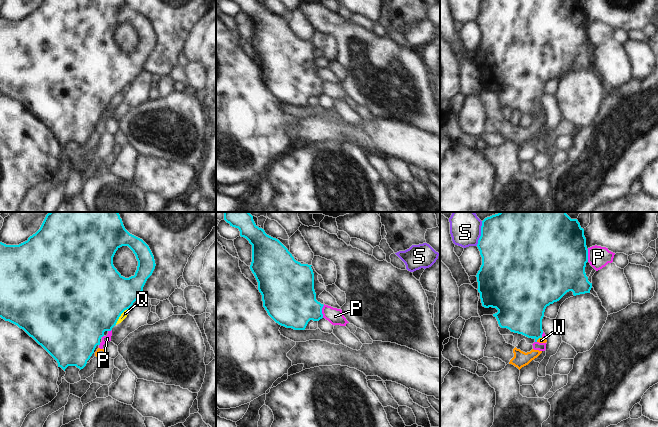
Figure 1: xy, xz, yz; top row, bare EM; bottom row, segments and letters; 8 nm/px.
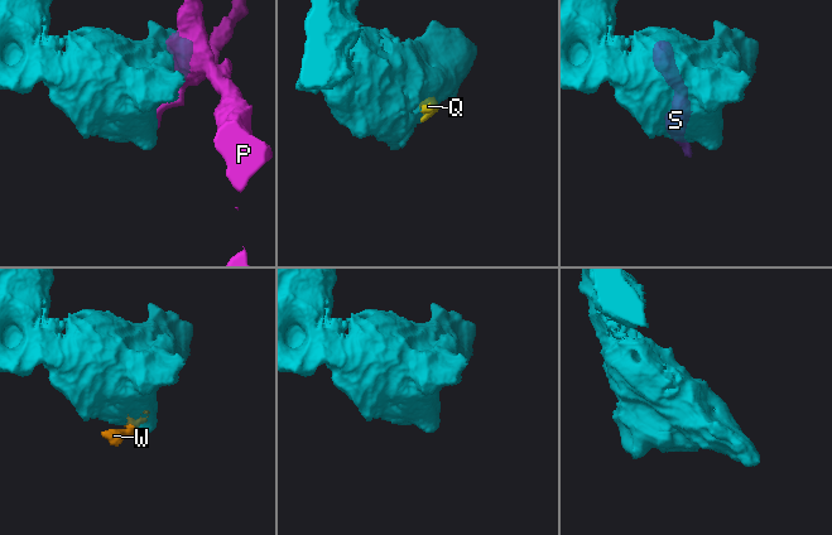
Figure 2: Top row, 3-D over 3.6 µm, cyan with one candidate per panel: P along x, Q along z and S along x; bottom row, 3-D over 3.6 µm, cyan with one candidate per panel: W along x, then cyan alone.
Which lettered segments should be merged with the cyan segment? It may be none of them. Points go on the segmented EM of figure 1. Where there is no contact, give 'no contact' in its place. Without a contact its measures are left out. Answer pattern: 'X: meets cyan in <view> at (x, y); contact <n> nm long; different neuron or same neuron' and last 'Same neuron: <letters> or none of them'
P: meets cyan in xz at (321, 311); contact 110 nm long; different neuron
Q: meets cyan in xy at (120, 315); contact 170 nm long; different neuron
S: meets cyan in yz at (481, 233); contact 200 nm long; different neuron
W: meets cyan in yz at (539, 337); contact 70 nm long; different neuron
Same neuron: none of them

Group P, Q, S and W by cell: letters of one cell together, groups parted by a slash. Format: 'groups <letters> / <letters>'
groups P W / Q / S

